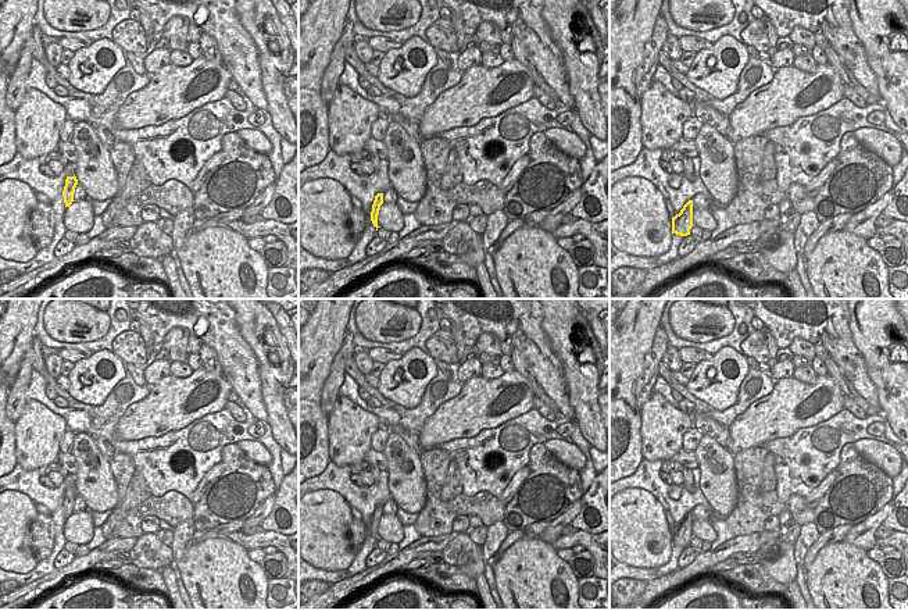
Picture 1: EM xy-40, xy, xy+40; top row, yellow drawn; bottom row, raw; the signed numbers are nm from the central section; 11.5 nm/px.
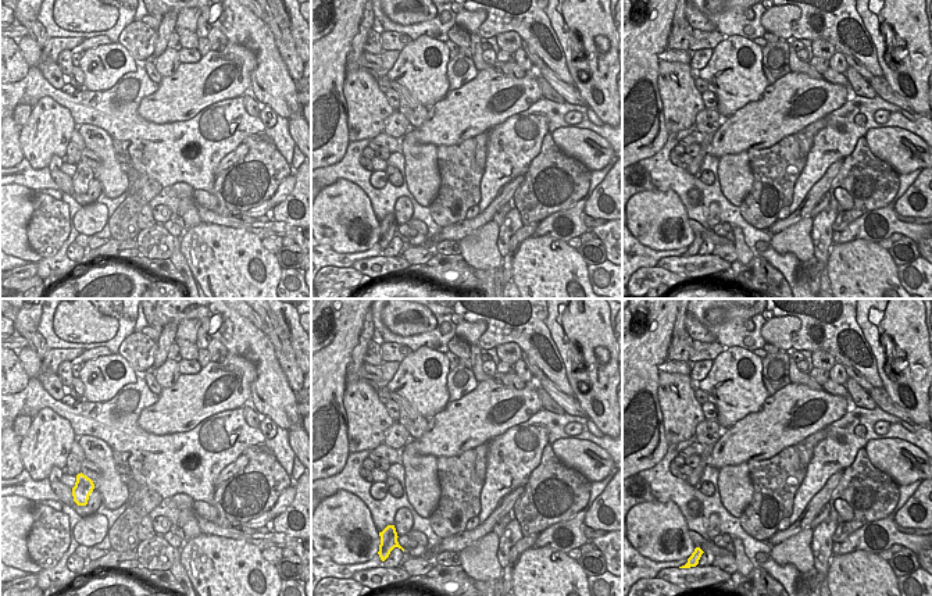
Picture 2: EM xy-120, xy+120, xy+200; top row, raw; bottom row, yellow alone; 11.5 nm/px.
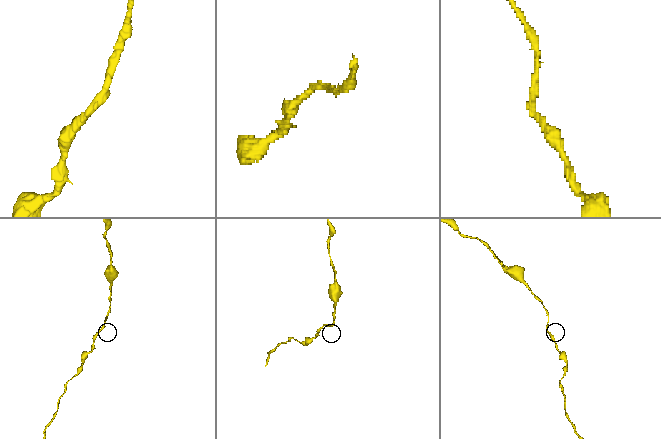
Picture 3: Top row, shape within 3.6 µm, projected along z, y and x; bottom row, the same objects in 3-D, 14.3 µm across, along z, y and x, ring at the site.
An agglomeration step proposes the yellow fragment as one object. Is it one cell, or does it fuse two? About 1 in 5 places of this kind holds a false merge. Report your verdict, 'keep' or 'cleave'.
keep

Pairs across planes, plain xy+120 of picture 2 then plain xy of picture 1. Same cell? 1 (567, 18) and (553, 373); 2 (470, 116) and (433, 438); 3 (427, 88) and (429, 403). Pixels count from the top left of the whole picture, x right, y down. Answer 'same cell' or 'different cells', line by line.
1: different cells
2: same cell
3: different cells

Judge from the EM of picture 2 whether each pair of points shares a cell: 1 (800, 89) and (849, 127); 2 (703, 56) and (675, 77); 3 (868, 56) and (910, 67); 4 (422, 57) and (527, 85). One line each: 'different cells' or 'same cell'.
1: different cells
2: different cells
3: different cells
4: different cells

